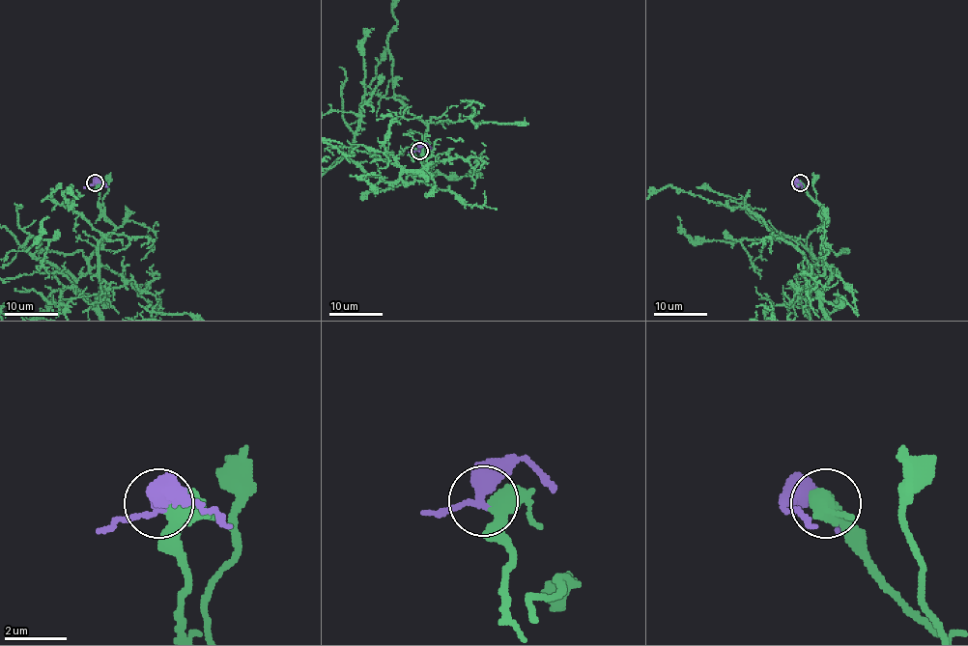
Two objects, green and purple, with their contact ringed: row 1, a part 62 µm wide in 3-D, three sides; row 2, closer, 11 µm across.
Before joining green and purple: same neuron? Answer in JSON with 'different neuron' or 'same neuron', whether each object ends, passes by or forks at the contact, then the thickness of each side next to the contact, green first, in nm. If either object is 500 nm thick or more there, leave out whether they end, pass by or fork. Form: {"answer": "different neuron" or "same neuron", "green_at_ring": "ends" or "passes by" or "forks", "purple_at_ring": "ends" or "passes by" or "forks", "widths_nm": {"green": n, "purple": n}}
{"answer": "same neuron", "green_at_ring": "passes by", "purple_at_ring": "passes by", "widths_nm": {"green": 440, "purple": 380}}

